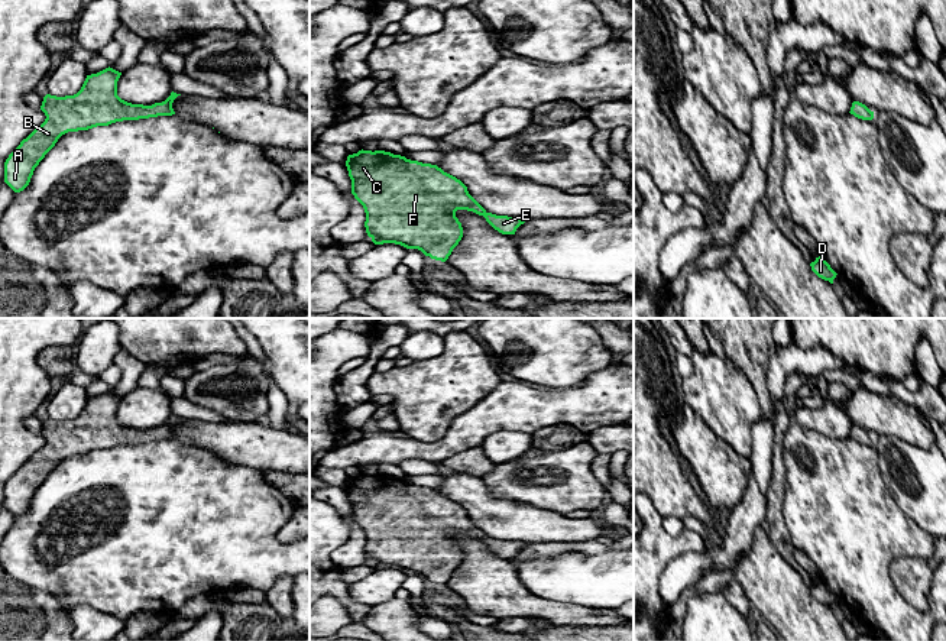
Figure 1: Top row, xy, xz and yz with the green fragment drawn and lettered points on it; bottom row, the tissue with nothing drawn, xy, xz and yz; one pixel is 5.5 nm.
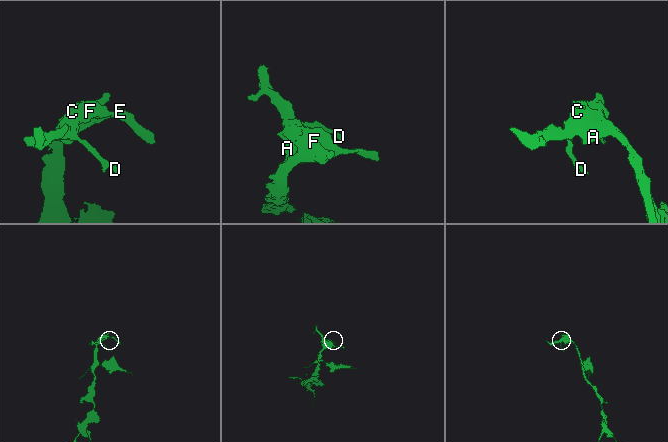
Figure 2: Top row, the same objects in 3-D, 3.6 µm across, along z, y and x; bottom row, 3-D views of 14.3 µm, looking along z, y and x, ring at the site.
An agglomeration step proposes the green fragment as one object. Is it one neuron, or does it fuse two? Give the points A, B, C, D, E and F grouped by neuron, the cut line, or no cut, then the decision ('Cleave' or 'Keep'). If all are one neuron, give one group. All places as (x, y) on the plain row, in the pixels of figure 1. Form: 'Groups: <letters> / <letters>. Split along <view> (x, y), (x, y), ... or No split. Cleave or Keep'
Groups: A B C D E F. No split. Keep

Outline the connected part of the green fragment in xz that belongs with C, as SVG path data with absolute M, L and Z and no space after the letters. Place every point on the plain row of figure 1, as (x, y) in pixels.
M362 473L347 480L346 491L375 569L395 567L446 586L463 561L457 534L483 540L502 559L515 559L525 547L487 537L460 504L437 489Z

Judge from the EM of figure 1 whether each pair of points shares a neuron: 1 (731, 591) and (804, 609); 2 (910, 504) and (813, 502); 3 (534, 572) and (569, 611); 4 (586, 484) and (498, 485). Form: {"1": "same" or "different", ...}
{"1": "different", "2": "different", "3": "different", "4": "same"}

